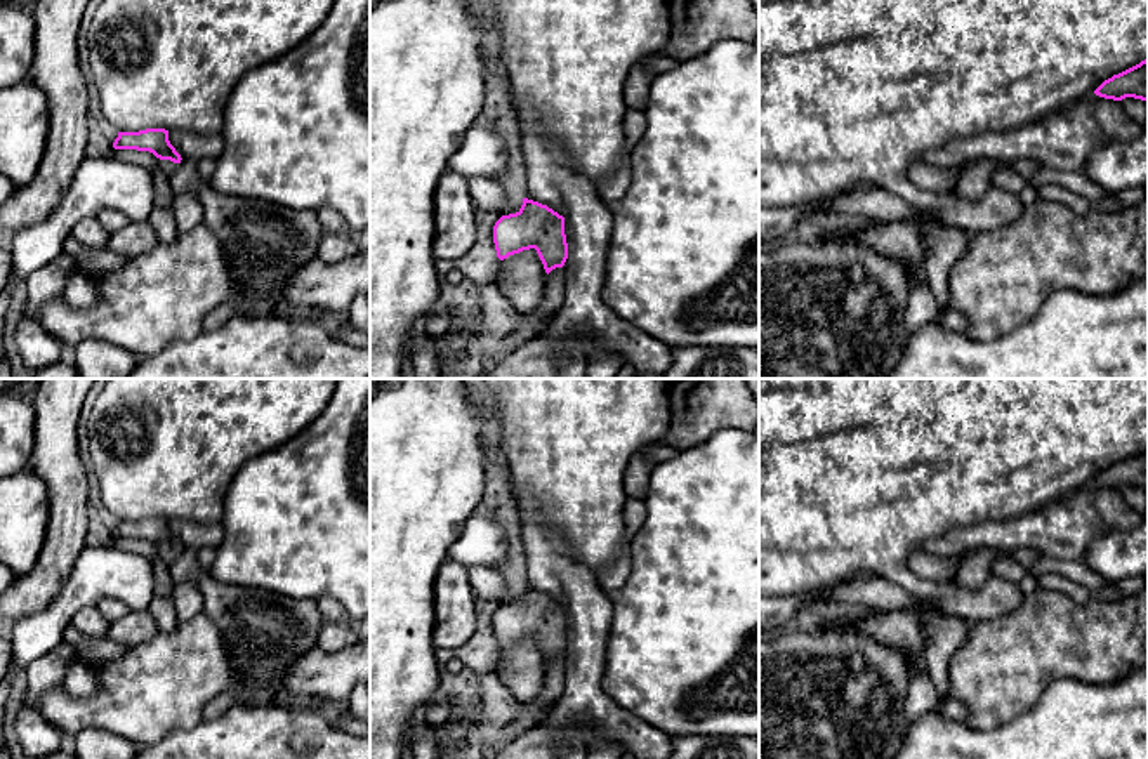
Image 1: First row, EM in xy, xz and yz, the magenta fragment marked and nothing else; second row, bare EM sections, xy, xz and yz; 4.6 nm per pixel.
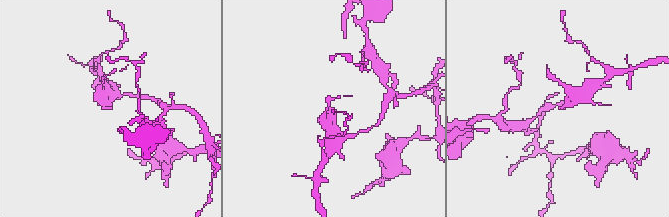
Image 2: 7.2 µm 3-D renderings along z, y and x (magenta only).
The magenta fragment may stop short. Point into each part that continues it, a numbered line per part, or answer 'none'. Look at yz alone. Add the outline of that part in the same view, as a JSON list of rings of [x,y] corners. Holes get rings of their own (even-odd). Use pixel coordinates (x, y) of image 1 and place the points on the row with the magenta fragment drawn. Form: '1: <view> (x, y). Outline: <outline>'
none

